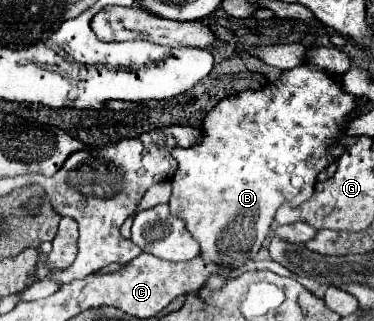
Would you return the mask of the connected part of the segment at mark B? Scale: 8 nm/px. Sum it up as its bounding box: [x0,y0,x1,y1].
[170,64,358,264]

